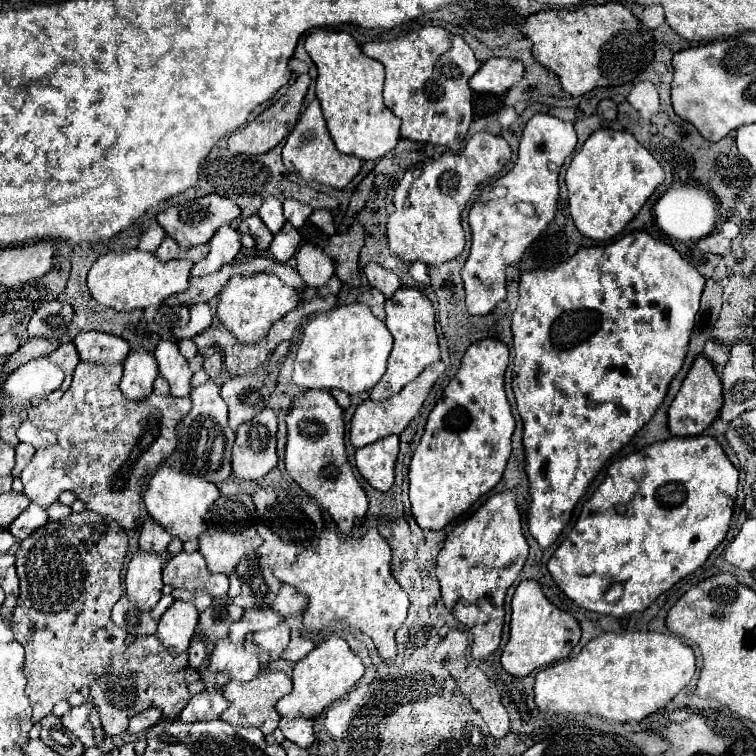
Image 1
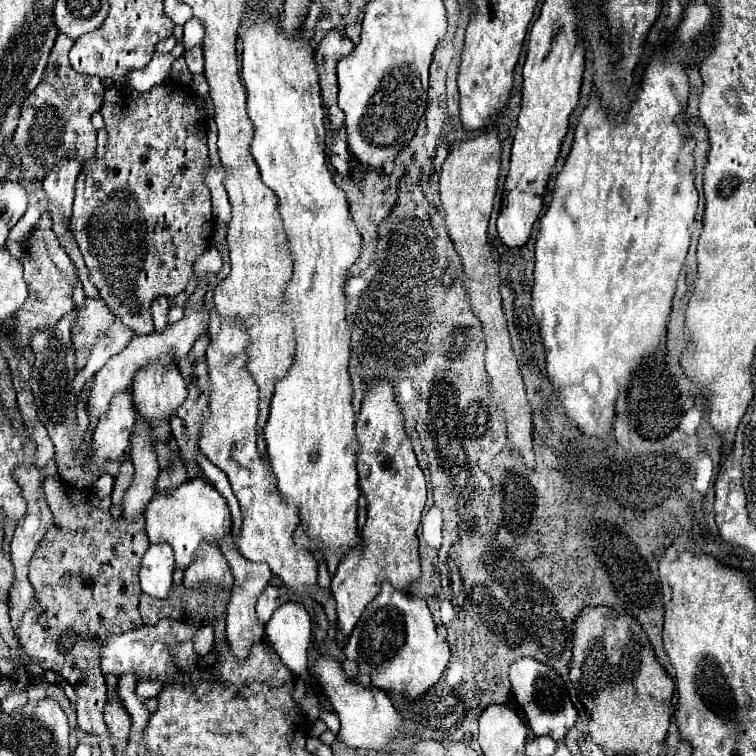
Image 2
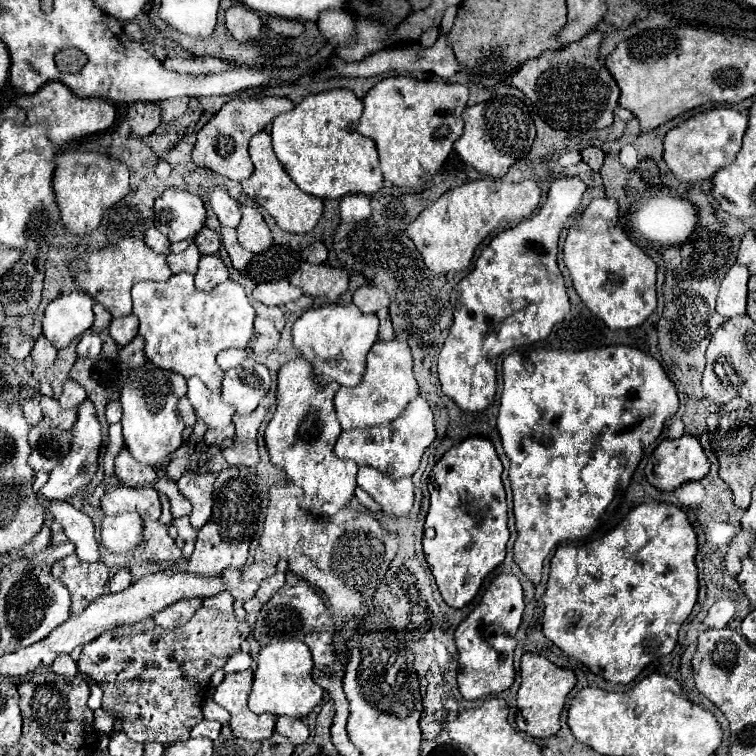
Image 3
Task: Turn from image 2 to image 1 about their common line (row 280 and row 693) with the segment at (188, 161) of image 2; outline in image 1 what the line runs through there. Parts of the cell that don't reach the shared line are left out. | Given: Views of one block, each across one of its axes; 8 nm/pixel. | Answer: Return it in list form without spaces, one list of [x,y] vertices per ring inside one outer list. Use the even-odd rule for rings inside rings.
[[[154,634],[136,638],[126,648],[124,654],[114,656],[104,676],[100,676],[90,686],[92,702],[100,710],[104,732],[108,736],[122,734],[128,728],[130,718],[148,708],[160,708],[166,718],[178,718],[182,708],[190,700],[188,688],[186,688],[188,684],[184,680],[186,664],[188,664],[186,652],[182,652],[180,656],[172,656]]]

